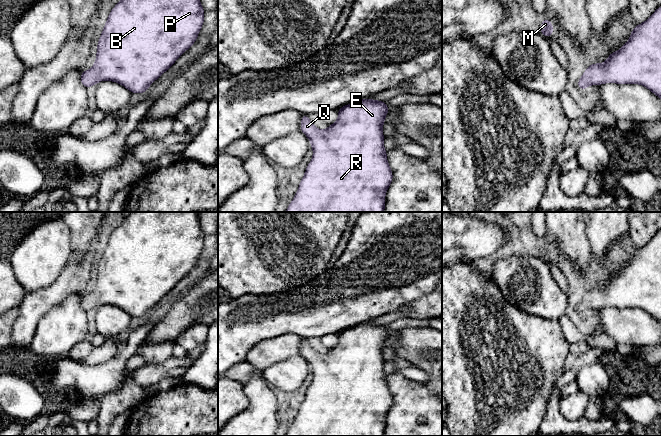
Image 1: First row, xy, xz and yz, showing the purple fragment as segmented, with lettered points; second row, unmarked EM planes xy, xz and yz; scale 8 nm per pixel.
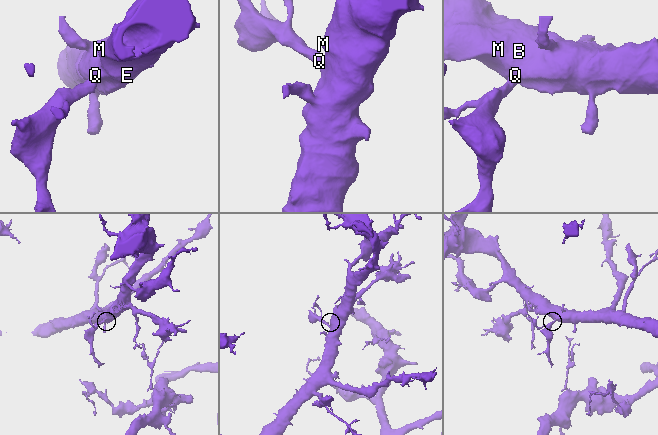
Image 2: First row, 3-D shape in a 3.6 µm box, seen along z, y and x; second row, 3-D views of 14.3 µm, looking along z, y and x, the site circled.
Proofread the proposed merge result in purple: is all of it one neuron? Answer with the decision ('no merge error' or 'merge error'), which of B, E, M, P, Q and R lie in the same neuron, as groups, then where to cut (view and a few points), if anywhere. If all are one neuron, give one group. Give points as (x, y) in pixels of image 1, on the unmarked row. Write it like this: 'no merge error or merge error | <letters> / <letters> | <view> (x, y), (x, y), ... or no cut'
no merge error | B E M P Q R | no cut

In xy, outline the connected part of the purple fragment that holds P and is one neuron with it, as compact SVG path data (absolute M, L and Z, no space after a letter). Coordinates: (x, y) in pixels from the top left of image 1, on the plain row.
M130 212L110 235L97 267L95 287L89 295L82 295L80 307L87 313L100 305L113 305L132 318L145 317L196 266L204 239L198 212Z

